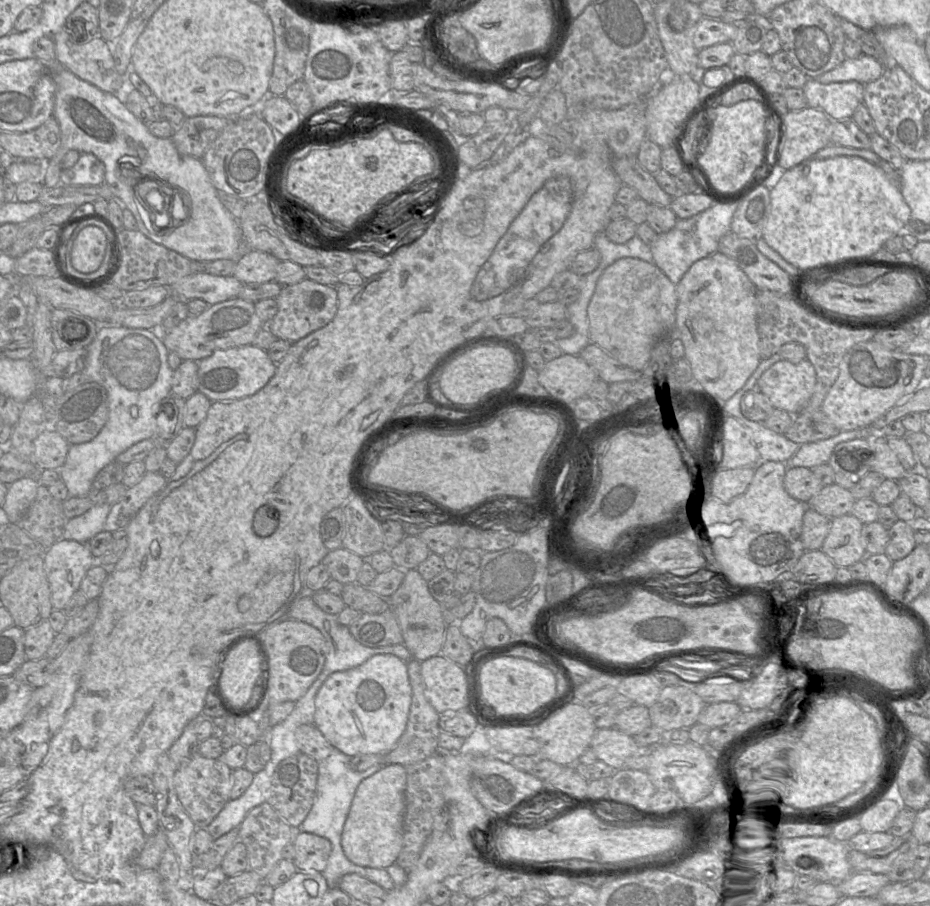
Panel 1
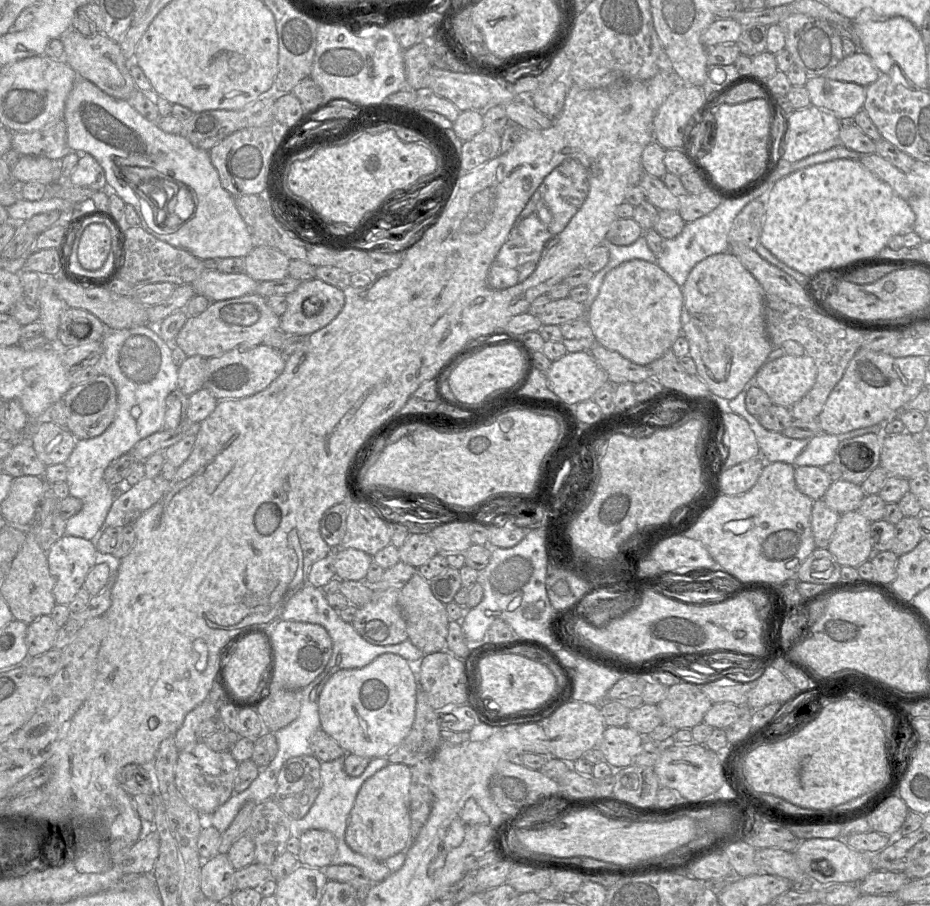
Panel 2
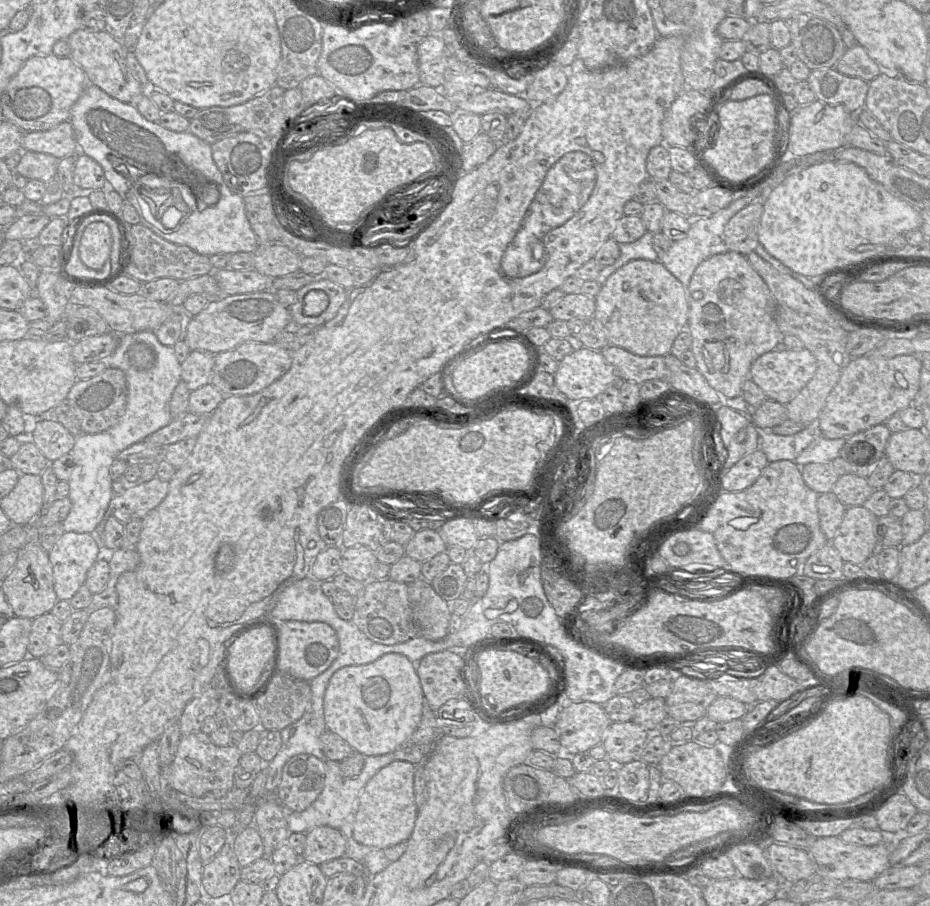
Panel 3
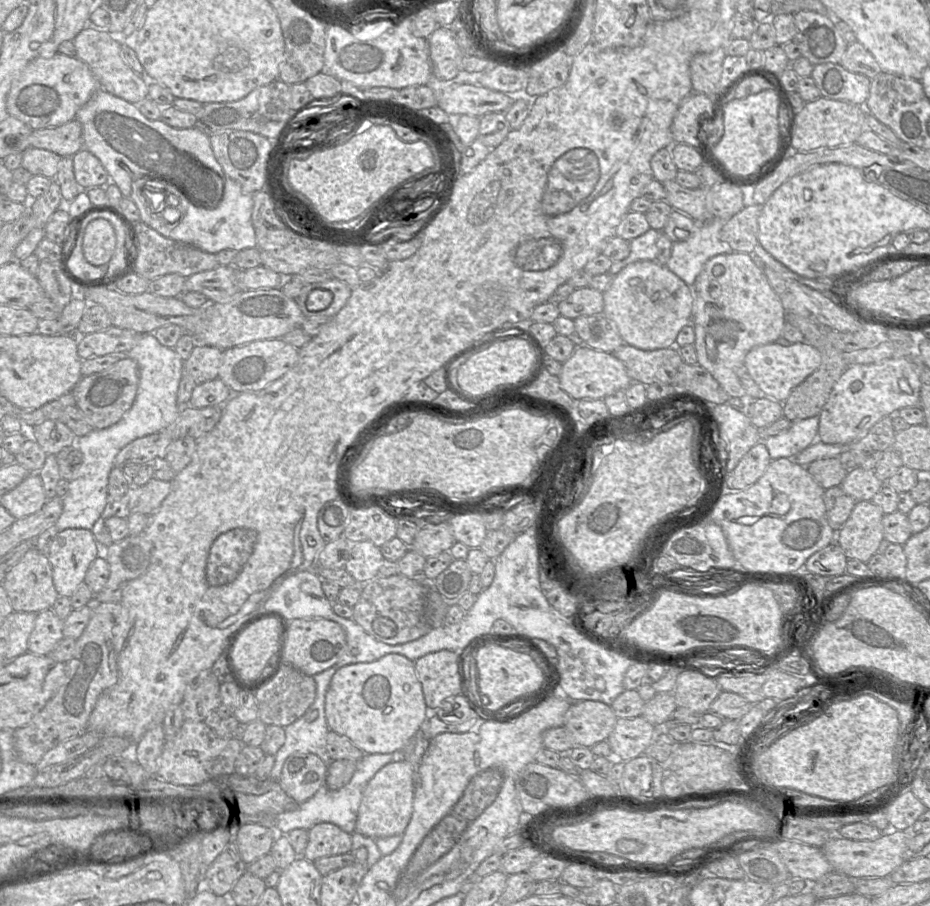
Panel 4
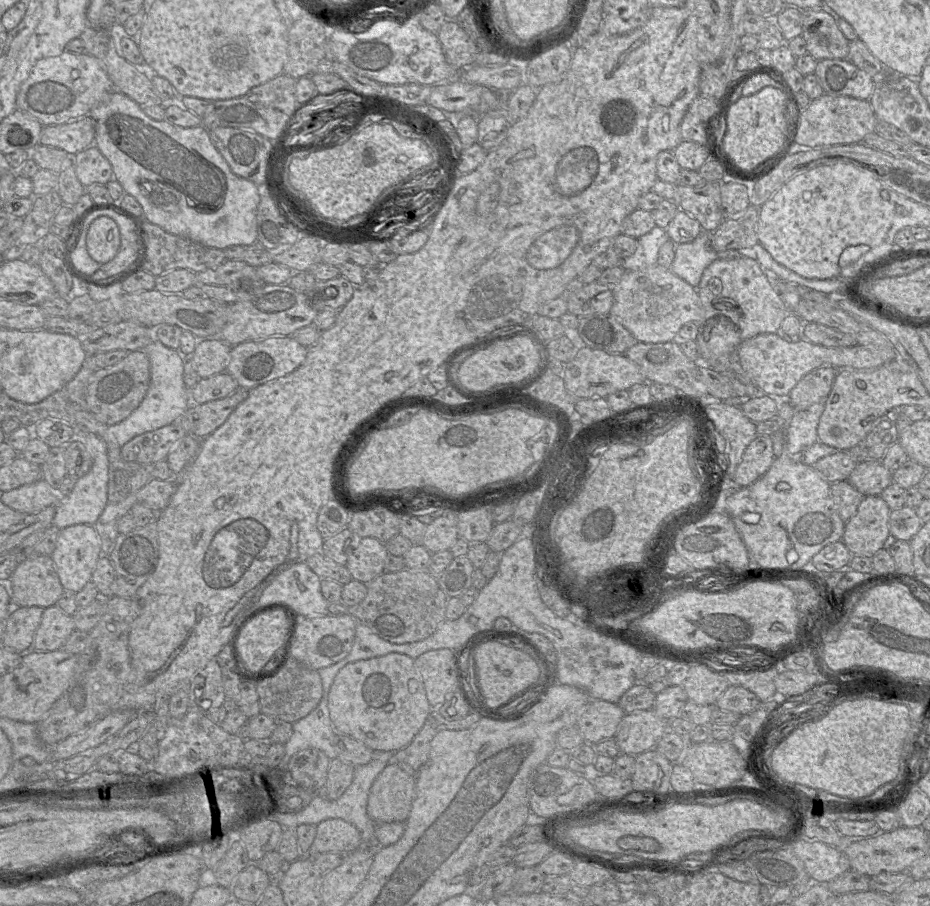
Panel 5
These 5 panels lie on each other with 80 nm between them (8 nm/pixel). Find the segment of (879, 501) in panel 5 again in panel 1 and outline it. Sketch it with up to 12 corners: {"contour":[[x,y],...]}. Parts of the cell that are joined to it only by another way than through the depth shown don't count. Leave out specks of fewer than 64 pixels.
{"contour":[[852,514],[831,519],[821,550],[837,567],[871,556],[862,523]]}

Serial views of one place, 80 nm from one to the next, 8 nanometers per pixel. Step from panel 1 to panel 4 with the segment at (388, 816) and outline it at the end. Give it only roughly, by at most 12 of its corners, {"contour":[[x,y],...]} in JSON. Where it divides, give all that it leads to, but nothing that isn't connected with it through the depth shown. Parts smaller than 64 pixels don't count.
{"contour":[[382,767],[368,782],[355,832],[403,834],[412,816],[415,768]]}

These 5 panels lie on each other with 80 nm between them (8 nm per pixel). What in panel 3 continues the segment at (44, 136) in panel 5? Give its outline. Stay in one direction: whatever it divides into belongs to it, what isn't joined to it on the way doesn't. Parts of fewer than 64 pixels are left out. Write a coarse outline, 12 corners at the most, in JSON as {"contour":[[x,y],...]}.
{"contour":[[70,121],[25,132],[21,149],[62,159],[81,154]]}

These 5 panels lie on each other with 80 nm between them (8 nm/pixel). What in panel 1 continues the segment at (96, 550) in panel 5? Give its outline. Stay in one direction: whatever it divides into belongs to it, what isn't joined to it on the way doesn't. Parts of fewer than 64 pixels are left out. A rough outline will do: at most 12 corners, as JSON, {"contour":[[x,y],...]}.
{"contour":[[60,539],[44,551],[50,600],[65,608],[93,567],[88,545]]}

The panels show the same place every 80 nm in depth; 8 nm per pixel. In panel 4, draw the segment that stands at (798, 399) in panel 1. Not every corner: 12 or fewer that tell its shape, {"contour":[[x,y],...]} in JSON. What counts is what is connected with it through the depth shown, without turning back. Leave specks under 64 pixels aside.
{"contour":[[807,342],[751,349],[747,372],[780,403],[815,372],[820,352]]}

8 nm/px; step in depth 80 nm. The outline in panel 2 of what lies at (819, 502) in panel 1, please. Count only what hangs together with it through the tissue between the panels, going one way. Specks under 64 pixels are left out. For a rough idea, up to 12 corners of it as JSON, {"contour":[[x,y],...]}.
{"contour":[[843,479],[822,499],[839,514],[858,510],[866,494]]}

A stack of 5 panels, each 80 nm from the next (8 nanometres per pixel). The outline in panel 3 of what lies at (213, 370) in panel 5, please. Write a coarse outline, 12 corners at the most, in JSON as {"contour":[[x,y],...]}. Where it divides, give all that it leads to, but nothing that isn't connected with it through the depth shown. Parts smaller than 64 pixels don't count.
{"contour":[[194,350],[181,363],[190,391],[211,384],[215,355]]}

